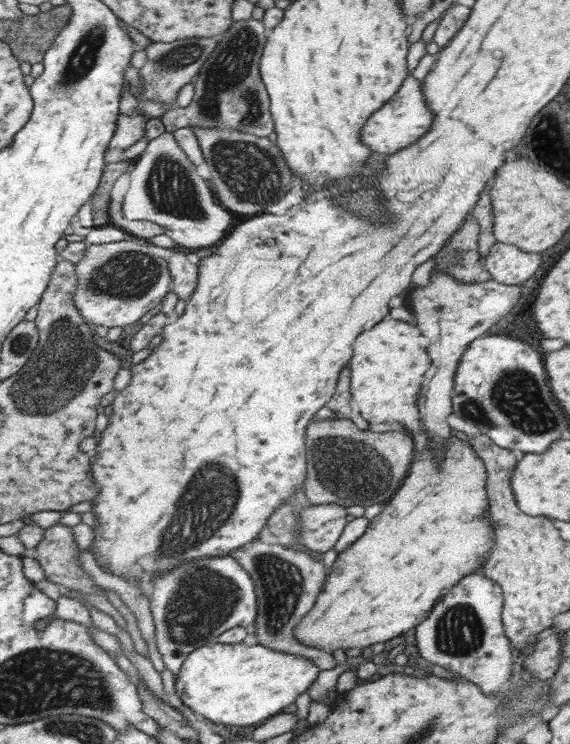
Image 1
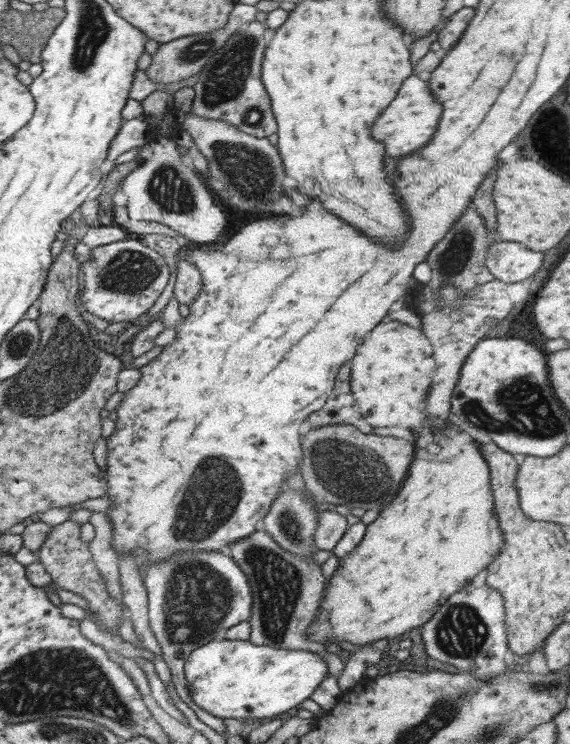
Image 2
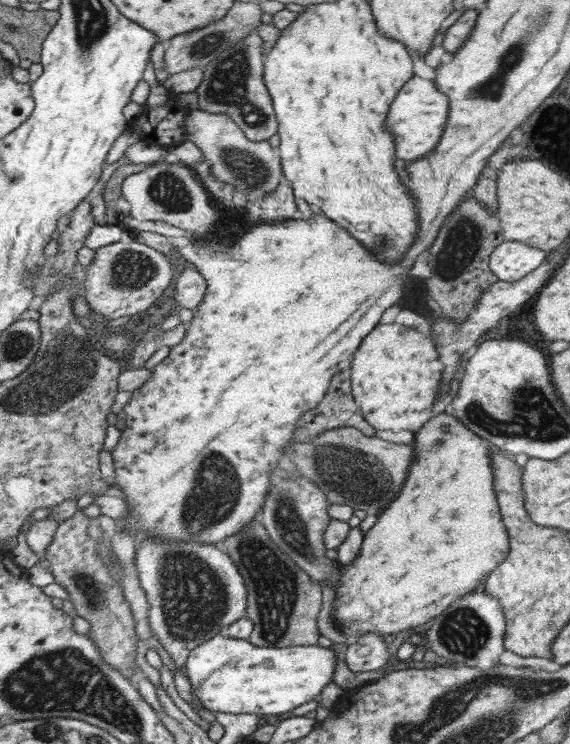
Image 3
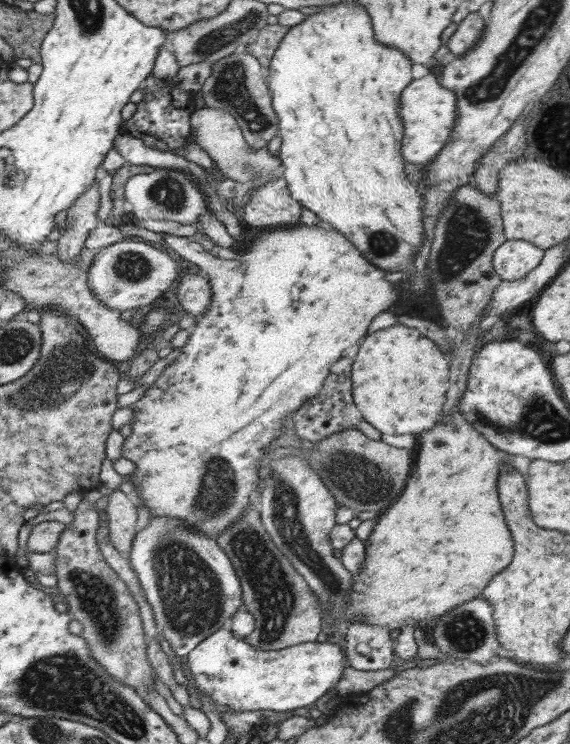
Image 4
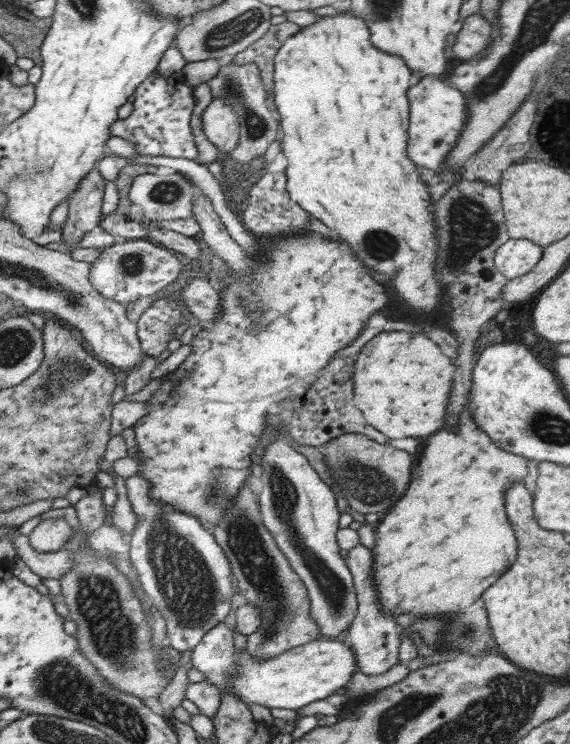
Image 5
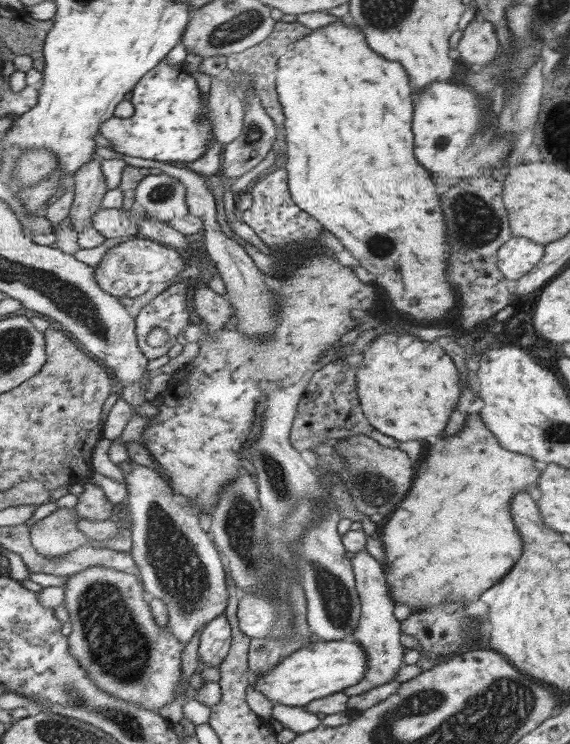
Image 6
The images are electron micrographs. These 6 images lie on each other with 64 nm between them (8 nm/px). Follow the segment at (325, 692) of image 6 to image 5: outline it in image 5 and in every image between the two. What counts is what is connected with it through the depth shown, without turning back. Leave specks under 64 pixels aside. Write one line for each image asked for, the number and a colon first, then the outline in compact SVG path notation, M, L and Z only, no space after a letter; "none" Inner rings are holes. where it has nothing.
5: M219 624L193 650L193 666L207 676L207 684L215 684L221 690L221 696L223 692L233 690L249 706L263 704L273 710L285 708L303 712L305 706L343 692L343 688L351 682L353 672L359 672L353 646L349 646L349 642L343 644L329 638L319 638L307 646L287 650L287 654L271 660L255 660L249 652L237 654L235 630L231 630L227 624ZM239 662L243 662L243 666Z

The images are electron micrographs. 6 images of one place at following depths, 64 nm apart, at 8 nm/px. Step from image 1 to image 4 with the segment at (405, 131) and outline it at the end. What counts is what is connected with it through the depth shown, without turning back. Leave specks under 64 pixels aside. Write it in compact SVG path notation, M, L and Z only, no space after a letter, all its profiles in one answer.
M431 74L417 78L415 82L411 82L411 86L407 86L407 94L403 94L403 110L399 110L399 116L403 118L403 126L407 126L407 146L403 146L403 158L407 158L407 162L411 164L427 166L435 160L439 150L443 150L445 140L451 134L451 122L455 118L455 96L451 94L451 90L445 90Z

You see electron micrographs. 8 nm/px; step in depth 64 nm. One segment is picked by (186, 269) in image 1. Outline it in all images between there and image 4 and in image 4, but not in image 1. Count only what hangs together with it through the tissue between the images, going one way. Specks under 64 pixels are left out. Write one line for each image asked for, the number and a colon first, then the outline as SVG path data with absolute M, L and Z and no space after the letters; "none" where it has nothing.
2: M189 258L179 260L177 262L175 290L173 290L179 304L193 306L193 302L197 300L201 290L203 290L203 274L197 268L197 264L193 264L193 260L189 260Z
3: M185 268L177 280L175 300L181 308L189 308L191 312L199 312L197 308L203 304L203 300L207 296L207 288L209 288L209 282L197 268L195 270Z
4: M187 274L179 282L177 300L183 306L183 312L191 312L197 318L207 316L207 310L213 304L213 282L205 274Z

